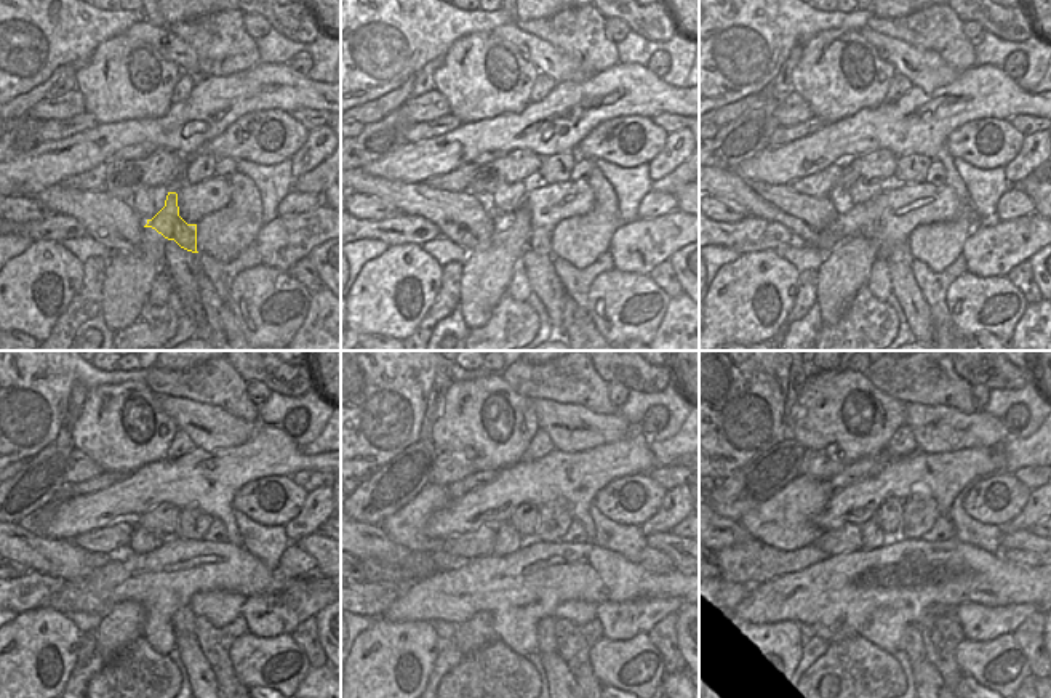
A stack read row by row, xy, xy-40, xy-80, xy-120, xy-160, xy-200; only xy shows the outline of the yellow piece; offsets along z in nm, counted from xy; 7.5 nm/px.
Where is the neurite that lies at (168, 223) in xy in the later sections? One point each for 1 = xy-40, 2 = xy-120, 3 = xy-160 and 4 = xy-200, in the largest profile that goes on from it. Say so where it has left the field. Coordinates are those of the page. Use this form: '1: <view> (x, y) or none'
1: xy-40 (520, 221)
2: xy-120 (183, 621)
3: xy-160 (546, 628)
4: xy-200 (912, 647)

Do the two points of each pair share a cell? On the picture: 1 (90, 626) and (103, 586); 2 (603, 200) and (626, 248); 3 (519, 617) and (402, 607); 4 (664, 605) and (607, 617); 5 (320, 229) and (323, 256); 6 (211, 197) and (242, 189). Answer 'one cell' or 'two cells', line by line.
1: two cells
2: two cells
3: one cell
4: one cell
5: two cells
6: two cells

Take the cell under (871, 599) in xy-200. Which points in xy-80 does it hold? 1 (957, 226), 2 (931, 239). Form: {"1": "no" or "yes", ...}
{"1": "no", "2": "no"}

